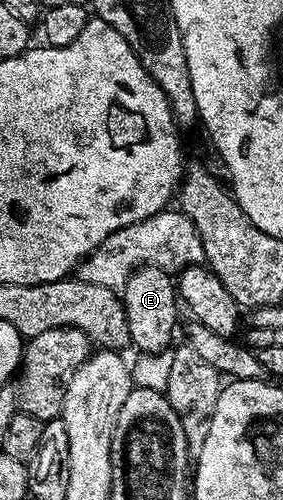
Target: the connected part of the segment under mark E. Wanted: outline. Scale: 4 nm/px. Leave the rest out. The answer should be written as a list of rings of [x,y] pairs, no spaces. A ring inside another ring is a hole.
[[[142,266],[132,272],[122,287],[121,298],[127,314],[130,346],[136,347],[136,352],[149,355],[157,355],[160,351],[168,350],[172,346],[175,322],[179,319],[179,311],[181,312],[180,304],[177,302],[176,280],[159,267]]]

